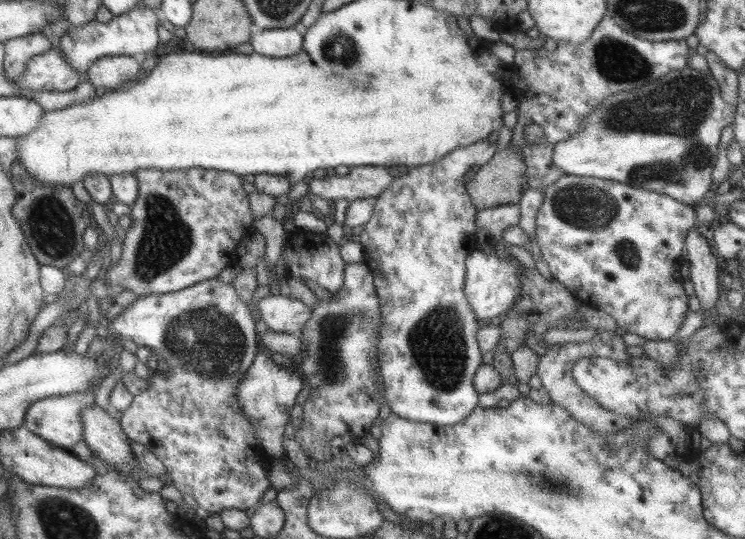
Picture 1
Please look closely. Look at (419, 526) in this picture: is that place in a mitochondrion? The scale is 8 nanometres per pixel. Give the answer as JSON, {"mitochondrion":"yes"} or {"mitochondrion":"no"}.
{"mitochondrion":"no"}

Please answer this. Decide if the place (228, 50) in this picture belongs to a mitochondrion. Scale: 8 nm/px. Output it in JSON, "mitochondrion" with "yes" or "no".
{"mitochondrion":"no"}

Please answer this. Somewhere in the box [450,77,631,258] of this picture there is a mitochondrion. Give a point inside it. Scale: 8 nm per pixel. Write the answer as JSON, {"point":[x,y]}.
{"point":[577,205]}

